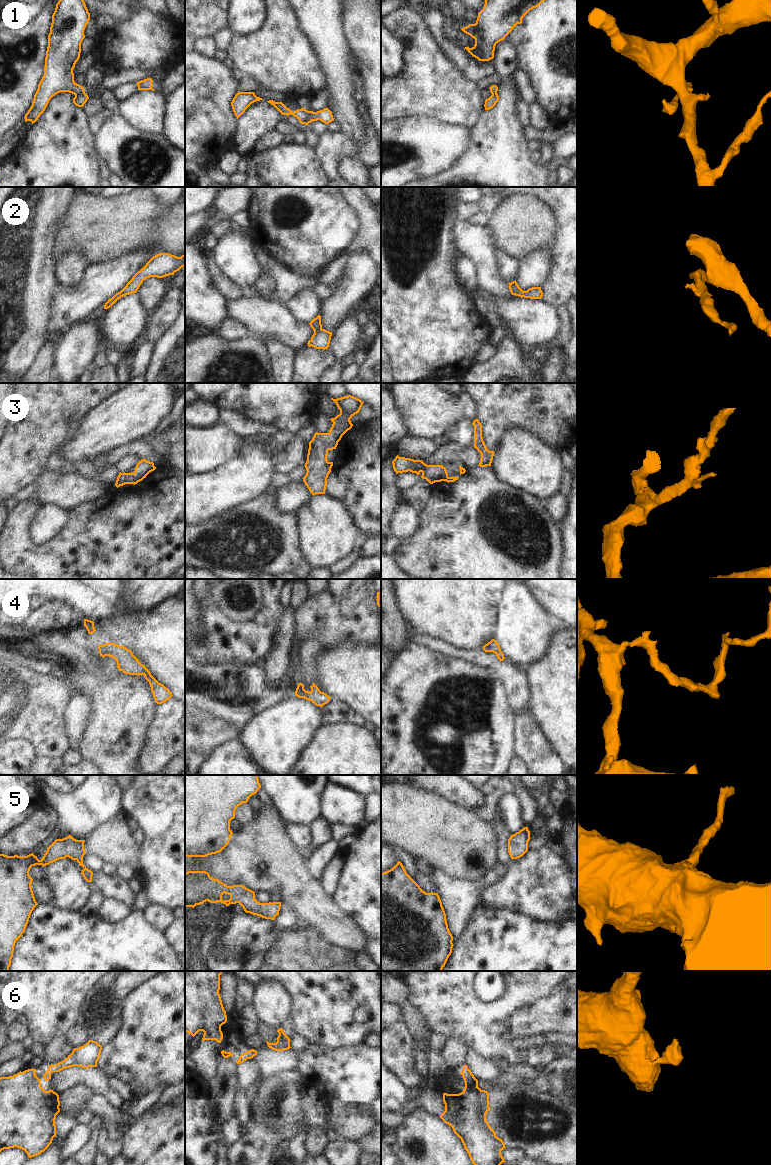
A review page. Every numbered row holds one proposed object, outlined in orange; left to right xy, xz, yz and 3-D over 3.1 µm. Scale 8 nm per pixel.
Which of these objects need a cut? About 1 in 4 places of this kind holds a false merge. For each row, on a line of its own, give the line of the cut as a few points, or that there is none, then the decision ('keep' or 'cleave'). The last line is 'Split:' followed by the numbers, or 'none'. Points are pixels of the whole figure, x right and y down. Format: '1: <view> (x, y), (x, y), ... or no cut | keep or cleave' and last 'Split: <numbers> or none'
1: xy (84, 91), (75, 96) | cleave
2: no cut | keep
3: no cut | keep
4: no cut | keep
5: no cut | keep
6: no cut | keep
Split: 1

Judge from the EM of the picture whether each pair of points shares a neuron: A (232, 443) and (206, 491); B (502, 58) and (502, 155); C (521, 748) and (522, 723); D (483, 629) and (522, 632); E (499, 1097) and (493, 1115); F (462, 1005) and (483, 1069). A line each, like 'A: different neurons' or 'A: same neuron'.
A: different neurons
B: same neuron
C: same neuron
D: different neurons
E: same neuron
F: different neurons

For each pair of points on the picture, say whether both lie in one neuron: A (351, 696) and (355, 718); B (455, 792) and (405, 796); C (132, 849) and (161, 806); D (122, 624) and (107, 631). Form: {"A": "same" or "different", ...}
{"A": "different", "B": "different", "C": "different", "D": "same"}

